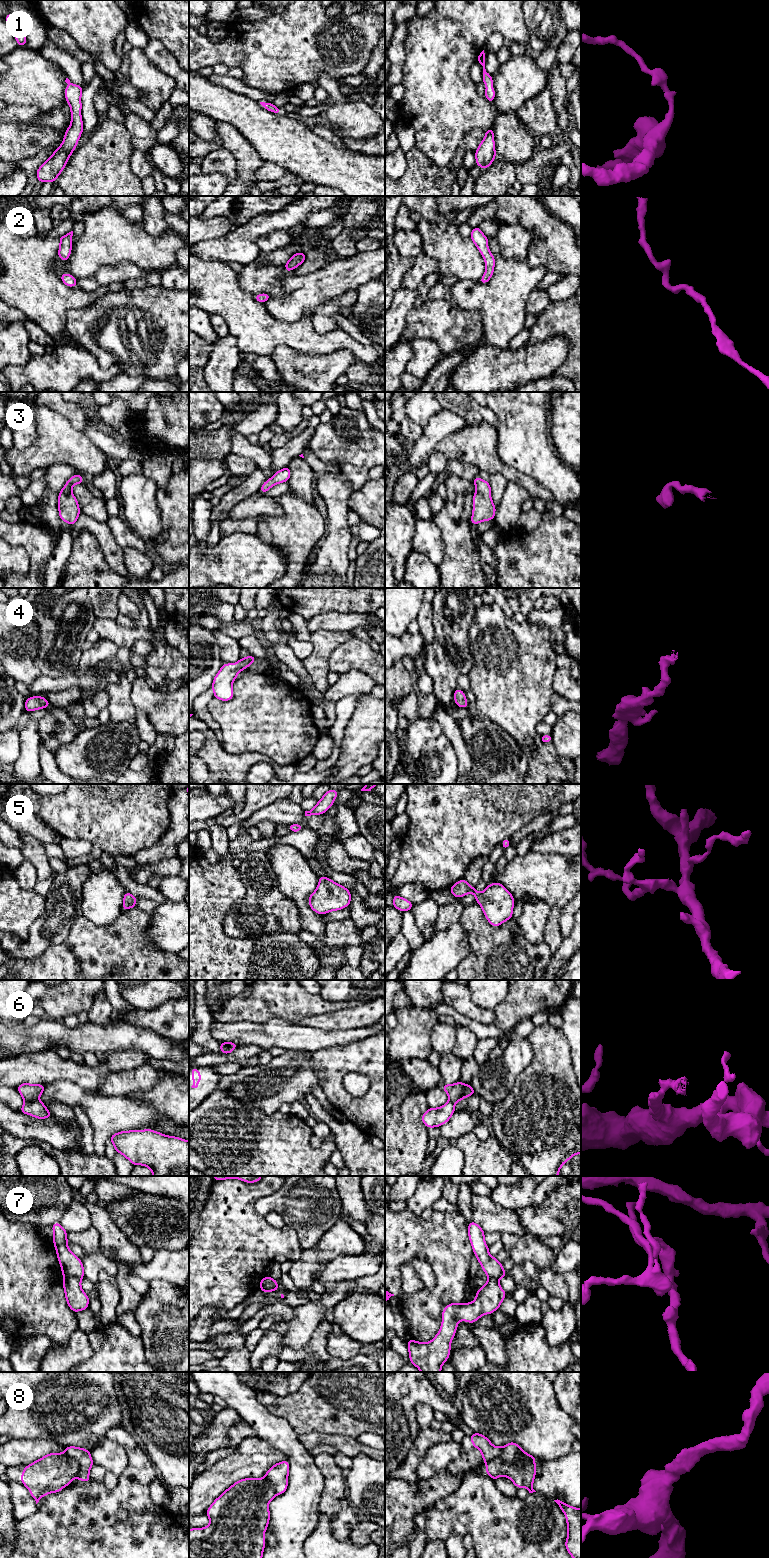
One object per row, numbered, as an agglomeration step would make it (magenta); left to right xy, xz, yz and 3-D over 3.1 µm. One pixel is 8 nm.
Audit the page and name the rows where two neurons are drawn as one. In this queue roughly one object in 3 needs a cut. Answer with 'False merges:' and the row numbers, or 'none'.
False merges: 6, 7, 8

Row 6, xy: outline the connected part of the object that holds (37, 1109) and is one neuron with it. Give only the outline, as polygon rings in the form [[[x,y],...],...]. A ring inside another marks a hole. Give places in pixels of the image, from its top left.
[[[41,1101],[24,1103],[24,1105],[19,1110],[26,1115],[31,1115],[38,1119],[52,1117],[52,1114],[48,1111],[46,1105]]]

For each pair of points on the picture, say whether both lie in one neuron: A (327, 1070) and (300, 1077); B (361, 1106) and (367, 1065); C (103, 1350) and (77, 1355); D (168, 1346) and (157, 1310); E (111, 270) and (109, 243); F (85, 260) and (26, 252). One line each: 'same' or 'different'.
A: different
B: same
C: different
D: same
E: different
F: different

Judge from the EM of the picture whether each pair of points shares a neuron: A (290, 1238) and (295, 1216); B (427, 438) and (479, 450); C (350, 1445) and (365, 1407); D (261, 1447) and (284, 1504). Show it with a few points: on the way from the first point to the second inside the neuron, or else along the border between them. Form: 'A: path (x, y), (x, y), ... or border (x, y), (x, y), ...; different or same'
A: border (286, 1225), (295, 1231), (302, 1248); different
B: border (459, 430), (442, 438), (436, 444), (434, 450); different
C: border (330, 1433), (342, 1433), (356, 1438); different
D: border (256, 1436), (265, 1440), (279, 1451); different

